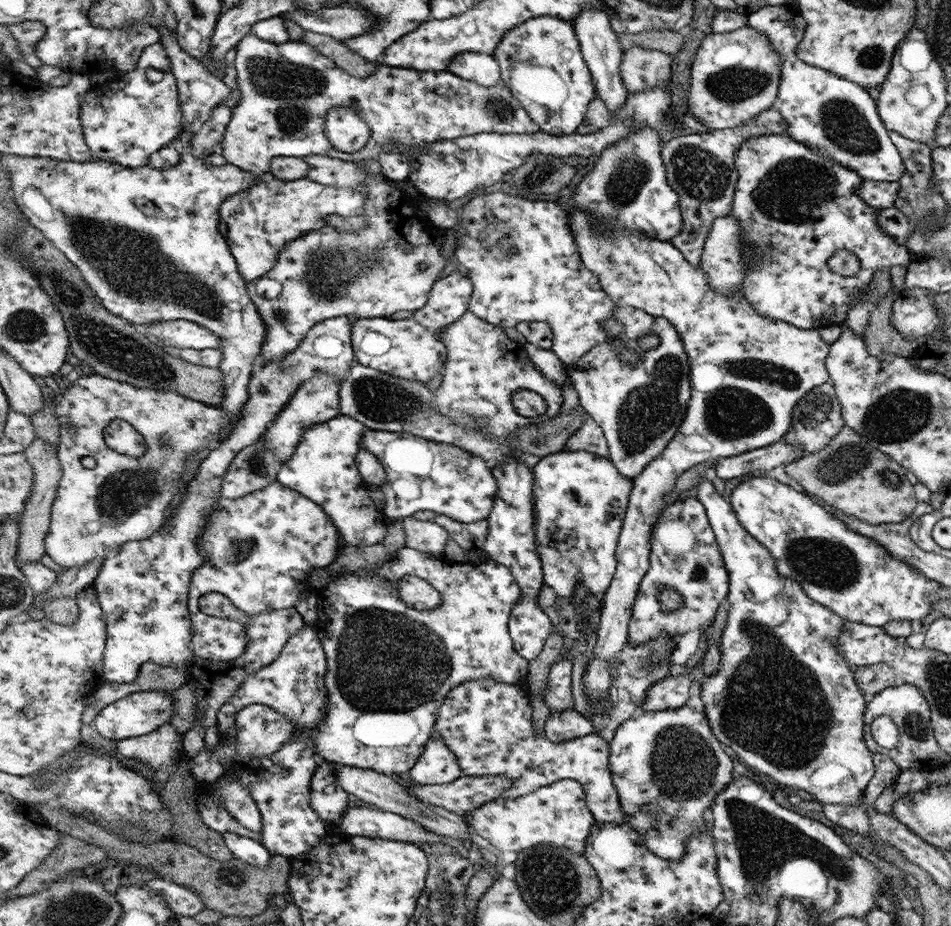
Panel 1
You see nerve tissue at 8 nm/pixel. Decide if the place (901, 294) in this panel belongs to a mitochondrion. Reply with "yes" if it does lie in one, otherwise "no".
no

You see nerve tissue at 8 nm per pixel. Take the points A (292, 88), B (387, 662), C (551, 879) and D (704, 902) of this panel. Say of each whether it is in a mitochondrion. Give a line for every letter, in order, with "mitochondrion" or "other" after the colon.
A: mitochondrion
B: mitochondrion
C: mitochondrion
D: other

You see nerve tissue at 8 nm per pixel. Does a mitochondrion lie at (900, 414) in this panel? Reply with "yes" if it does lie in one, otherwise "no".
yes

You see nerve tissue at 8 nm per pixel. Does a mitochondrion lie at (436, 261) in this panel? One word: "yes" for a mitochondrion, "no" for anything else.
no

